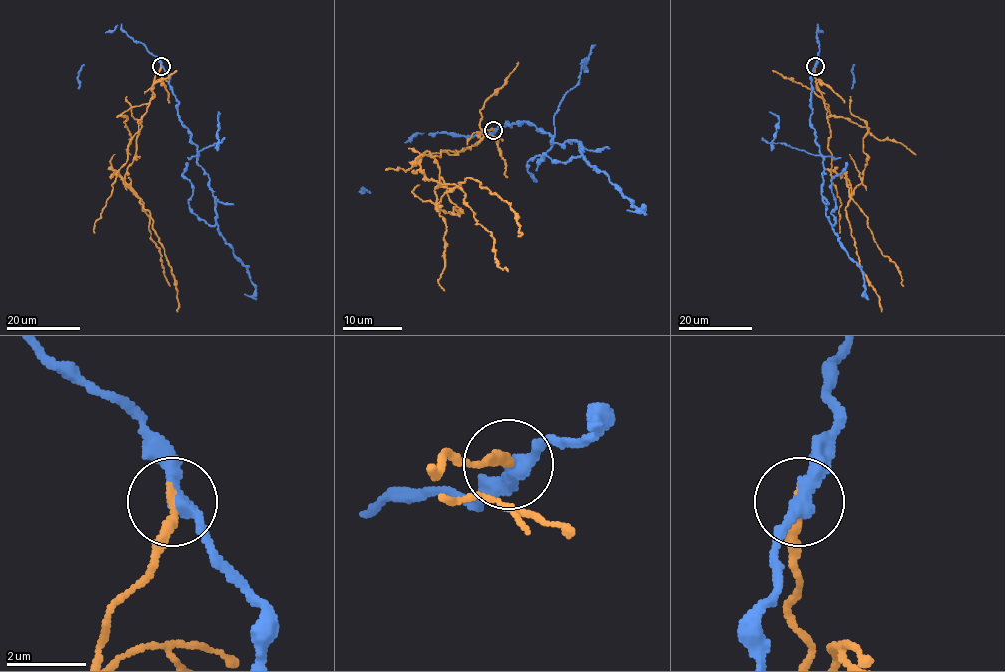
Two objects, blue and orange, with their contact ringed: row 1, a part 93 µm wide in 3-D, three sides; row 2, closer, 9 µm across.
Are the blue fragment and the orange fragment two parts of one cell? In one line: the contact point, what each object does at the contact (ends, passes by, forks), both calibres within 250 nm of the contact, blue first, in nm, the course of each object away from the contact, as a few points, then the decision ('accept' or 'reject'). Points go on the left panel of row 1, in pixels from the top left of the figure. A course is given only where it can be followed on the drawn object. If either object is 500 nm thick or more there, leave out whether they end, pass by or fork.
at (161, 66); blue passes by; orange ends there; 360 nm thick on the blue side, 260 nm on the other; blue runs (161, 65), (208, 176), (217, 230), (255, 289), (244, 294); orange runs (161, 65), (146, 113), (129, 144), (128, 160), (115, 170), (153, 220), (174, 277), (177, 312); reject

